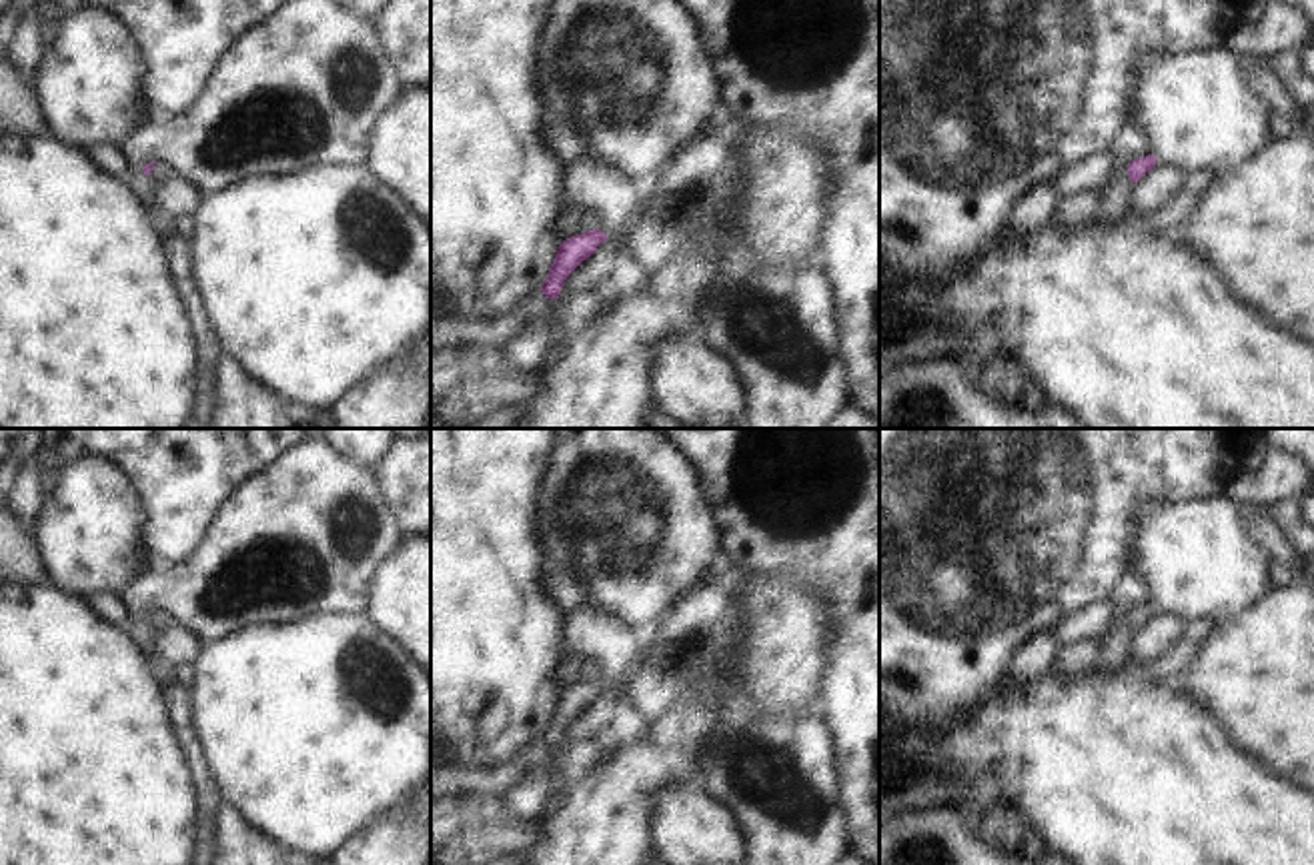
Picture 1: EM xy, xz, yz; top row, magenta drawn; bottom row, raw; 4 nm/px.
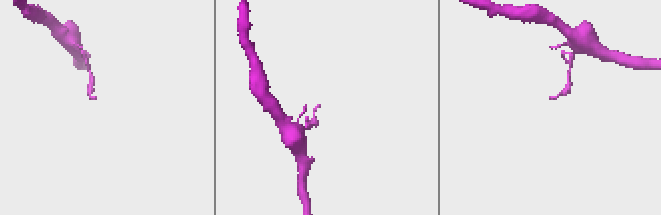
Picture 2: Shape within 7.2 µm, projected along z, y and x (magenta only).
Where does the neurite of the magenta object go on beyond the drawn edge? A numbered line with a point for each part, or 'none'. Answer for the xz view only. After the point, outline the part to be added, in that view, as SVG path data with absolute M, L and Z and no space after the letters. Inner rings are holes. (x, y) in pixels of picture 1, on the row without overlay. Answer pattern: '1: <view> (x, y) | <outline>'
1: xz (595, 637) | M583 607L563 615L557 655L559 661L581 659L597 669L607 685L619 683L631 659L649 639L647 627L631 627L605 611Z

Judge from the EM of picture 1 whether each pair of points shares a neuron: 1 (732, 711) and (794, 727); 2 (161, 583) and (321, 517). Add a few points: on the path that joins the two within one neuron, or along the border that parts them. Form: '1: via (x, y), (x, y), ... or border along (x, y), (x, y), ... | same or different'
1: via (748, 727), (778, 727) | same
2: via (201, 581), (237, 547), (259, 535), (281, 535) | same

